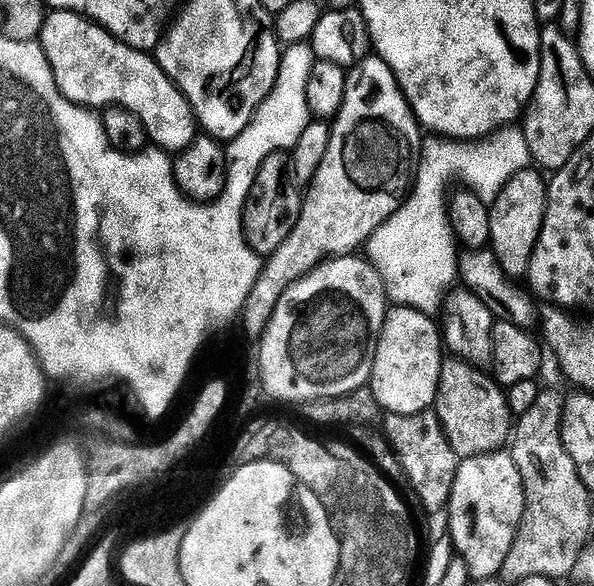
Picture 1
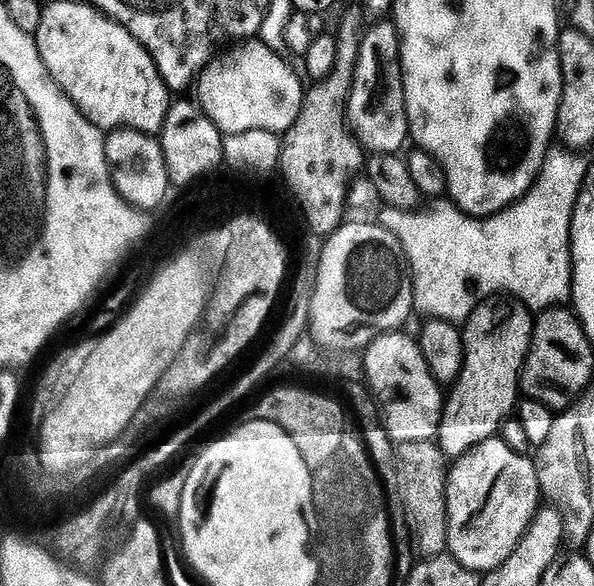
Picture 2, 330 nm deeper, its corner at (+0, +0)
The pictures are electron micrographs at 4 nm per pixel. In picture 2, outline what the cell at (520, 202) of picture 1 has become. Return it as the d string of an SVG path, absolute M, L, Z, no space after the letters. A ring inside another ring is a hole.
M512 298L483 300L469 314L462 328L464 368L440 417L438 443L445 456L464 456L484 440L495 437L500 423L511 412L513 415L522 392L520 372L532 341L533 323L533 313Z

